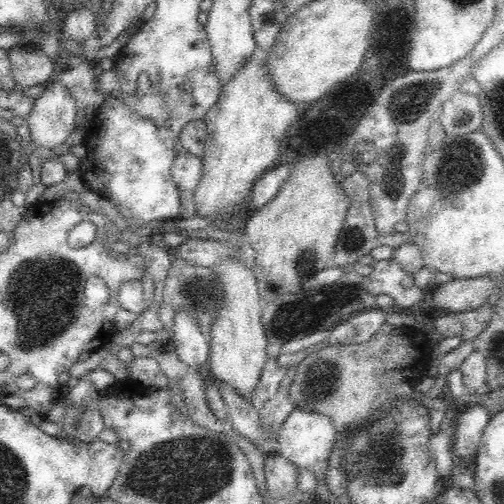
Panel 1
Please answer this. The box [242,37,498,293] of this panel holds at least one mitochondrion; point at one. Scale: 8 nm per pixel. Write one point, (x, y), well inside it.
(453, 174)

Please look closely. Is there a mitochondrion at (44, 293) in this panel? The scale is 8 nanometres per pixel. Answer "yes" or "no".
yes

